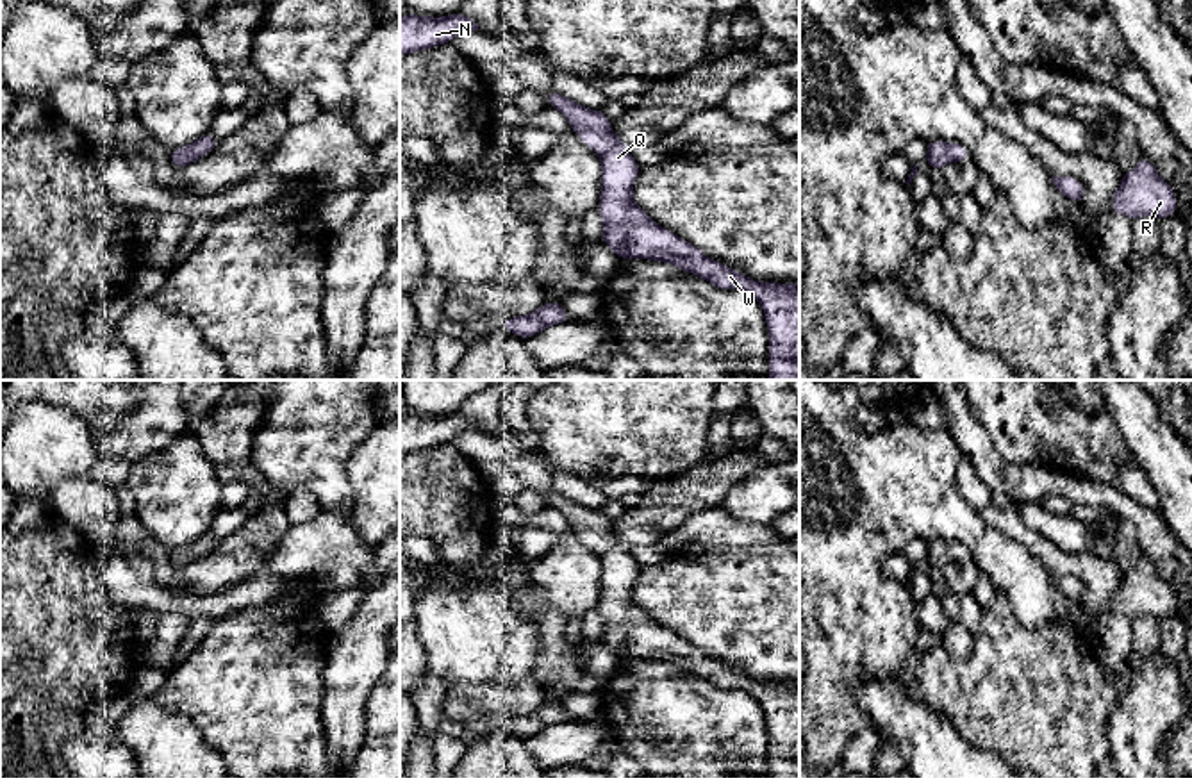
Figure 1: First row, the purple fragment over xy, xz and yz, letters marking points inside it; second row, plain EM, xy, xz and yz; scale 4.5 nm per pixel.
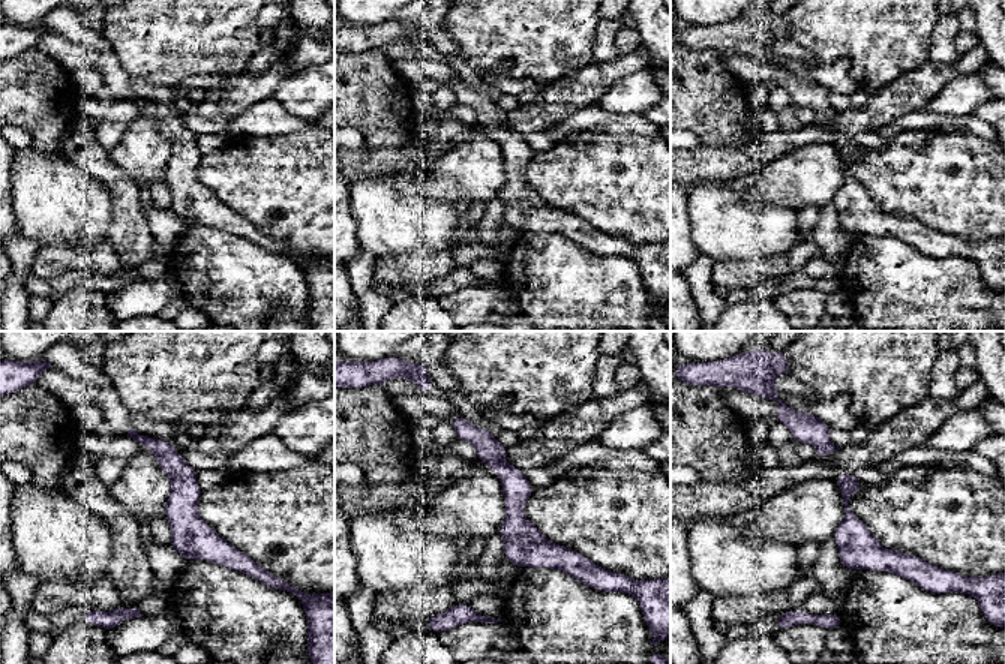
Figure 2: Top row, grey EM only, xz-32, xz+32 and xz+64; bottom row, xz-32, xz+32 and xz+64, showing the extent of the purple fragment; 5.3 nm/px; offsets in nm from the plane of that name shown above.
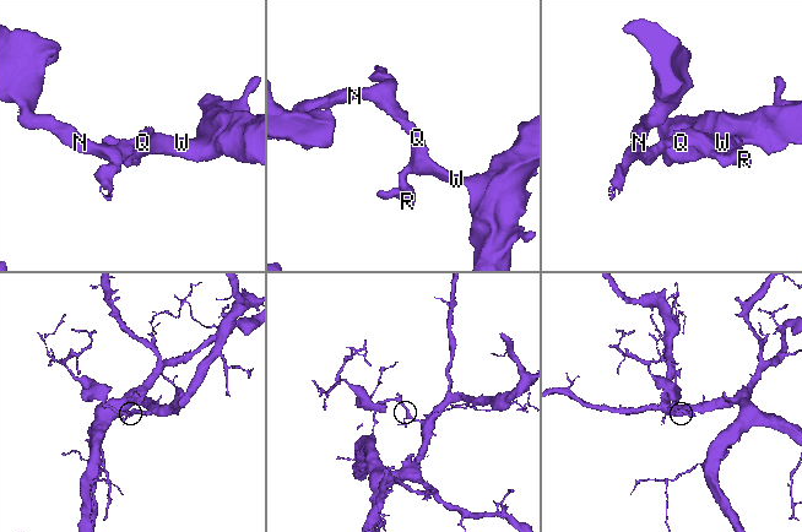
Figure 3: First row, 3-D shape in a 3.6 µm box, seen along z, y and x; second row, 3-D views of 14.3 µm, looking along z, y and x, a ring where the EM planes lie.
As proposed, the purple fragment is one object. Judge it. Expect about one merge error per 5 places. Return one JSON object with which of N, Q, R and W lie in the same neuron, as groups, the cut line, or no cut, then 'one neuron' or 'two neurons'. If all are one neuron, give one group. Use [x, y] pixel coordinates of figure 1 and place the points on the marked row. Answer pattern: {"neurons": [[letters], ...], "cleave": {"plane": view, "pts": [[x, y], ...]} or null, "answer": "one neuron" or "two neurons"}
{"neurons": [["N", "Q", "R", "W"]], "cleave": null, "answer": "one neuron"}

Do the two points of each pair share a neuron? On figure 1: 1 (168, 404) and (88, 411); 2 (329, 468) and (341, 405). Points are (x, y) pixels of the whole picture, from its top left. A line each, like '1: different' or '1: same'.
1: same
2: same

